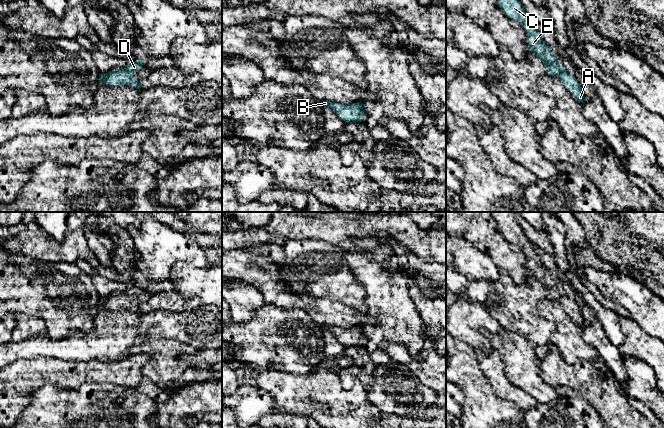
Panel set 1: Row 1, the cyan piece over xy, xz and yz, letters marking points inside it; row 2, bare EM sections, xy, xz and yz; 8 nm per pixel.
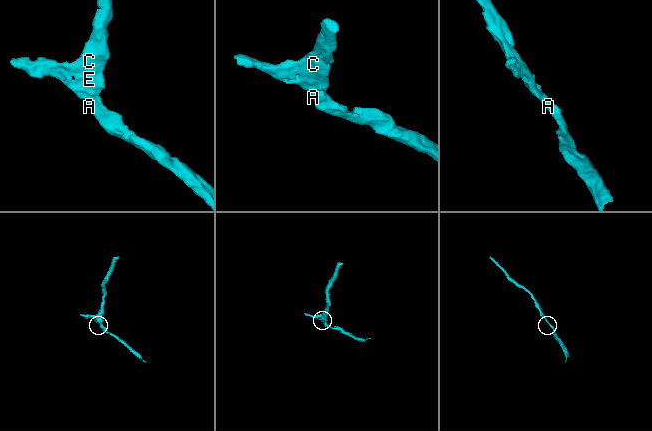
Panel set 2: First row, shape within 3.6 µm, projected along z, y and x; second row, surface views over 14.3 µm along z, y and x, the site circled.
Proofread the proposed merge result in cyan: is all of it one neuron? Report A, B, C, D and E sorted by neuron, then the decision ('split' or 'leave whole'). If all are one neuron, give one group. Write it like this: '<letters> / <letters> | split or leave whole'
A B C D E | leave whole

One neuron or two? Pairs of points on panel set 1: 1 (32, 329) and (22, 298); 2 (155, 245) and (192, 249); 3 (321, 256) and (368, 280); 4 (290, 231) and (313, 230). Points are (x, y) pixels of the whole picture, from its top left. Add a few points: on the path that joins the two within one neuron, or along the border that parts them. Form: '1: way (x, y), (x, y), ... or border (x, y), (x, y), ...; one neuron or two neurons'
1: border (14, 314), (39, 316), (46, 329); two neurons
2: way (164, 247), (183, 249); one neuron
3: border (345, 252), (345, 258), (352, 275); two neurons
4: way (296, 230), (307, 230); one neuron

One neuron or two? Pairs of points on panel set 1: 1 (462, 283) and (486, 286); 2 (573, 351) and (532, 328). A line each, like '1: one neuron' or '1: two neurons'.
1: one neuron
2: two neurons

